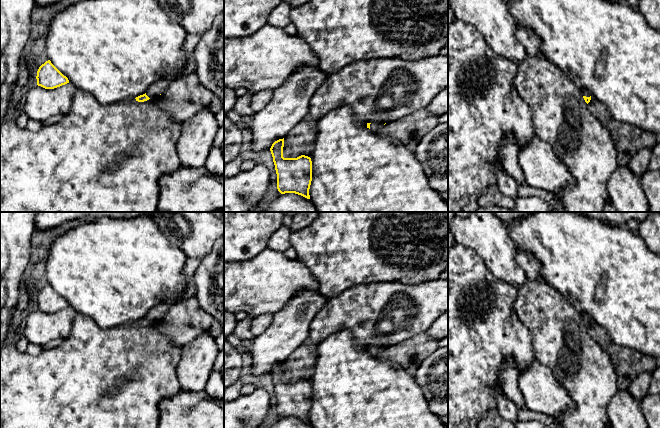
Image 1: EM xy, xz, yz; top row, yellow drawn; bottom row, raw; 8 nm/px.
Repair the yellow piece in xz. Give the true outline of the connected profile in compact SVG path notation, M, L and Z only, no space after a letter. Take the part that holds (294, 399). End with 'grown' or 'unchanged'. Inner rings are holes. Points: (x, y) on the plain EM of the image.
M284 362L275 365L270 372L277 398L278 415L281 418L295 417L310 423L311 382L305 379L297 382L284 382L283 371Z; unchanged

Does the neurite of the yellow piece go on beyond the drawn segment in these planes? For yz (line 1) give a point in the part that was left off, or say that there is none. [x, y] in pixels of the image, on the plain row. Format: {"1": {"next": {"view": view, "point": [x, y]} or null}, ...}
{"1": {"next": null}}

